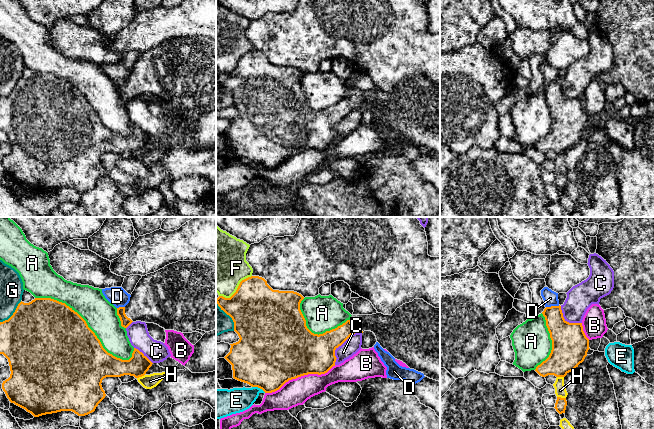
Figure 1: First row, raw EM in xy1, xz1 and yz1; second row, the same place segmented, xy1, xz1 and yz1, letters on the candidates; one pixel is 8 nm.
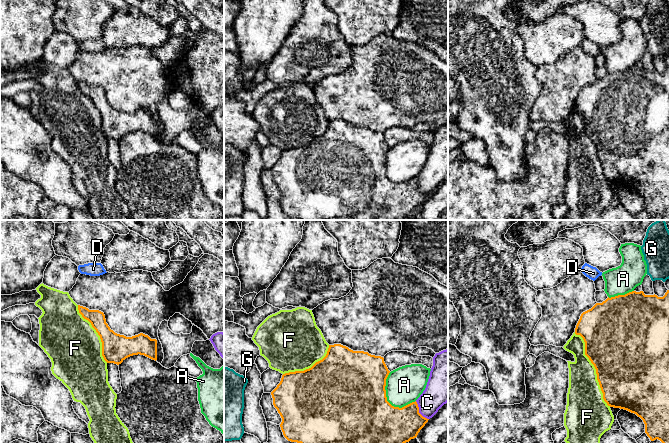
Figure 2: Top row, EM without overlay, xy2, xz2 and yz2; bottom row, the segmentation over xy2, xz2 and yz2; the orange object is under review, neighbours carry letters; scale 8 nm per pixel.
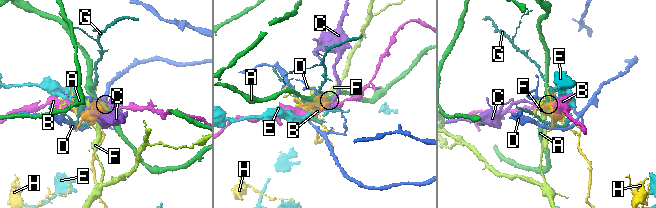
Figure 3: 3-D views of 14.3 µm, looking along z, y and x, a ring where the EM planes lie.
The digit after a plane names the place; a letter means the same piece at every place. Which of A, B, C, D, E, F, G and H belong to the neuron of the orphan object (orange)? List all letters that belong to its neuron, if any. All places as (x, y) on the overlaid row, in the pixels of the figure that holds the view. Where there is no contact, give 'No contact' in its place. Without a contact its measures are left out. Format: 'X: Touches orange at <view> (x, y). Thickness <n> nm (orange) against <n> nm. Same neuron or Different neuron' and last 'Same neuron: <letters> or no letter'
A: Touches orange at xy1 (86, 324). Thickness 500 nm (orange) against 260 nm. Different neuron
B: Touches orange at xz1 (300, 376). Thickness 500 nm (orange) against 220 nm. Different neuron
C: Touches orange at xz1 (341, 344). Thickness 320 nm (orange) against 140 nm. Different neuron
D: Touches orange at yz1 (552, 306). Thickness 220 nm (orange) against 120 nm. Different neuron
E: Touches orange at xz1 (259, 387). Thickness 500 nm (orange) against 200 nm. Different neuron
F: Touches orange at yz2 (595, 368). Thickness 500 nm (orange) against 280 nm. Different neuron
G: Touches orange at xy1 (13, 314). Thickness 500 nm (orange) against 190 nm. Different neuron
H: Touches orange at yz1 (560, 397). Thickness 90 nm (orange) against 100 nm. Different neuron
Same neuron: no letter

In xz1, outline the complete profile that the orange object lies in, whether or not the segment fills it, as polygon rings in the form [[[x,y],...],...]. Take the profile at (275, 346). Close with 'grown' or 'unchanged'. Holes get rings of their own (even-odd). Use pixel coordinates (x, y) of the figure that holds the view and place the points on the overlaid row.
[[[259,276],[242,280],[230,297],[219,296],[216,303],[234,322],[239,341],[224,357],[231,365],[233,378],[258,387],[265,393],[279,390],[286,382],[308,374],[325,374],[335,366],[335,350],[352,334],[371,331],[377,342],[395,359],[410,369],[440,382],[440,308],[423,299],[405,303],[392,315],[352,315],[342,325],[323,334],[314,334],[306,326],[300,310],[304,297],[294,291],[273,290]]] | grown

